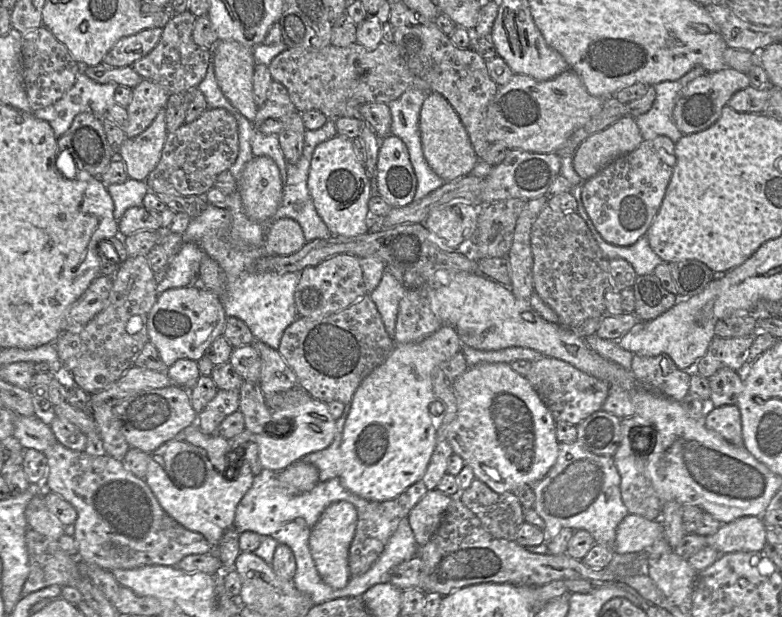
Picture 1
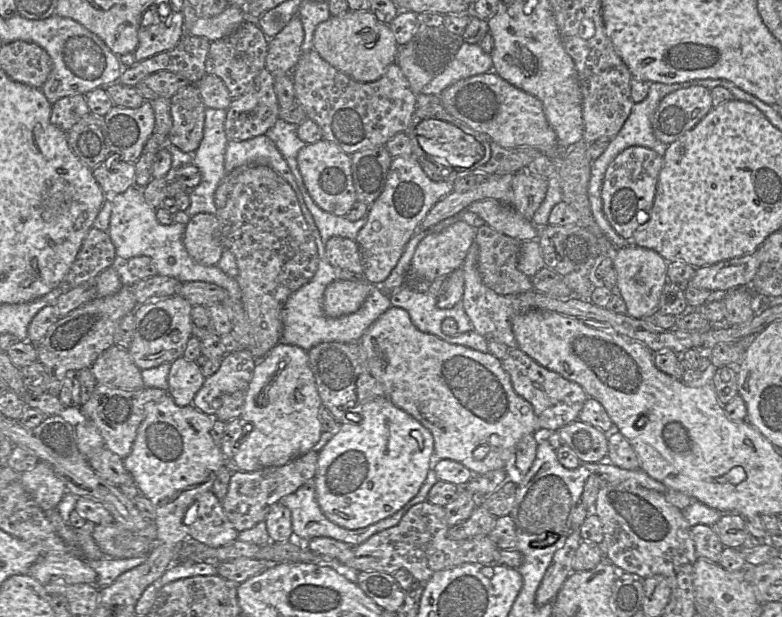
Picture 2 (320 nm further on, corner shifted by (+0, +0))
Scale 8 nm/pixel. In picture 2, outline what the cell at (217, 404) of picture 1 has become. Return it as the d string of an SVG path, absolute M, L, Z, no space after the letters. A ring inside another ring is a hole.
M247 349L226 353L219 369L205 379L192 405L209 416L215 416L225 395L246 391L257 362Z

